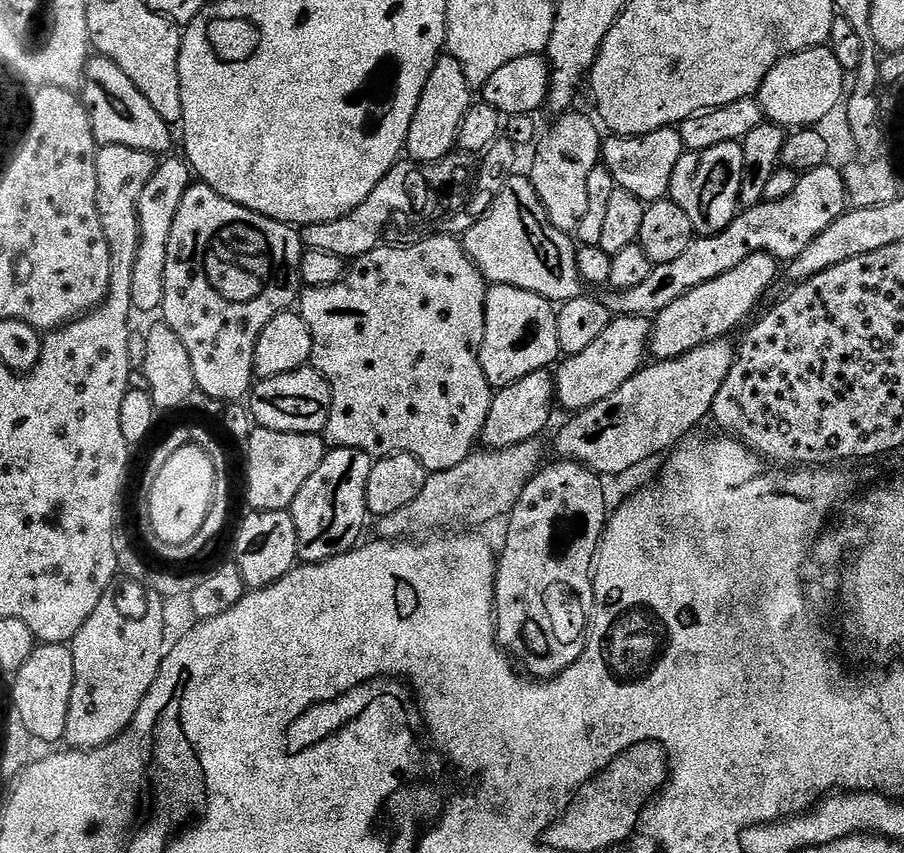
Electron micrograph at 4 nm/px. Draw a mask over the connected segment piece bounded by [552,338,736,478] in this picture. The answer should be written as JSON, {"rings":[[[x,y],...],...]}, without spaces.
{"rings":[[[728,338],[711,340],[685,356],[645,363],[610,398],[602,398],[602,402],[568,418],[564,429],[552,440],[553,450],[560,455],[557,457],[564,462],[582,464],[609,478],[675,449],[687,432],[709,419],[714,397],[736,361],[736,350],[730,341]]]}

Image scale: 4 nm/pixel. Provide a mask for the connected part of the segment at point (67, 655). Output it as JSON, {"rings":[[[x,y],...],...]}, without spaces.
{"rings":[[[40,644],[26,658],[26,666],[22,666],[14,674],[16,680],[12,684],[12,708],[22,718],[23,725],[32,735],[33,741],[44,744],[61,743],[66,730],[66,714],[70,714],[70,694],[74,690],[74,658],[68,644]]]}

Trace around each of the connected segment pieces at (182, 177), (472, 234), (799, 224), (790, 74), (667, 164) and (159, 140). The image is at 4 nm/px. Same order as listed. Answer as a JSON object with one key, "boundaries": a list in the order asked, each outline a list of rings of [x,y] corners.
{"boundaries":[[[[164,158],[157,163],[154,178],[146,182],[142,198],[138,198],[140,241],[138,254],[134,258],[134,279],[130,285],[132,307],[137,313],[159,313],[164,307],[166,246],[170,246],[170,230],[174,226],[174,214],[178,214],[178,206],[182,206],[182,194],[186,194],[186,190],[194,182],[194,173],[183,159],[168,159],[172,158]]],[[[513,174],[508,179],[506,186],[502,186],[502,190],[496,193],[490,210],[486,210],[486,214],[479,217],[468,227],[468,231],[463,233],[462,243],[466,254],[475,262],[489,285],[518,286],[553,302],[573,300],[574,297],[581,295],[582,281],[576,265],[577,245],[569,233],[558,230],[550,222],[527,175]]],[[[827,163],[818,166],[818,170],[803,173],[797,179],[794,190],[790,190],[790,194],[786,194],[786,198],[769,200],[753,208],[743,209],[732,219],[732,224],[726,226],[726,230],[713,236],[696,236],[690,242],[690,246],[686,246],[686,254],[674,258],[674,262],[655,265],[650,278],[644,279],[642,286],[634,286],[630,290],[605,291],[608,293],[603,293],[602,299],[608,311],[612,313],[613,317],[646,316],[654,318],[662,310],[666,310],[666,306],[670,306],[670,302],[678,302],[678,298],[682,298],[682,294],[694,290],[694,286],[702,286],[702,282],[712,282],[714,278],[718,278],[718,274],[726,274],[726,270],[734,270],[734,266],[738,266],[738,262],[746,262],[746,258],[750,258],[750,254],[765,252],[778,262],[791,262],[795,256],[802,254],[802,250],[806,250],[806,246],[810,246],[810,242],[814,242],[814,238],[818,238],[818,234],[822,234],[822,230],[826,230],[826,226],[830,226],[830,222],[838,219],[849,207],[850,197],[848,187],[844,185],[843,171],[839,167],[837,169],[832,167],[831,163]]],[[[821,46],[818,48],[807,48],[804,52],[795,52],[792,56],[782,58],[770,74],[762,82],[758,93],[760,109],[764,112],[765,121],[778,124],[785,130],[799,130],[819,125],[819,120],[824,120],[836,107],[841,107],[846,96],[846,73],[844,67],[834,58],[831,48]]],[[[675,127],[654,130],[641,136],[609,135],[602,144],[602,167],[610,170],[617,188],[634,194],[644,205],[665,199],[671,193],[674,166],[685,154],[685,146]]],[[[96,54],[84,67],[82,77],[82,99],[84,108],[90,118],[92,133],[97,145],[113,144],[114,146],[130,146],[130,150],[142,150],[151,156],[160,158],[172,148],[173,129],[154,111],[154,106],[146,102],[142,90],[114,66],[105,56]]]]}

